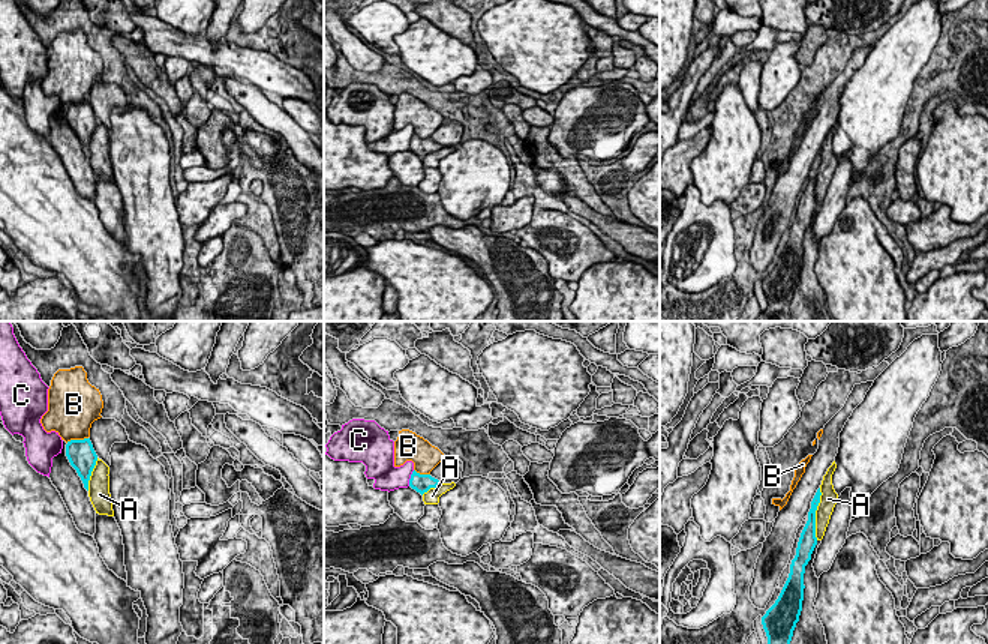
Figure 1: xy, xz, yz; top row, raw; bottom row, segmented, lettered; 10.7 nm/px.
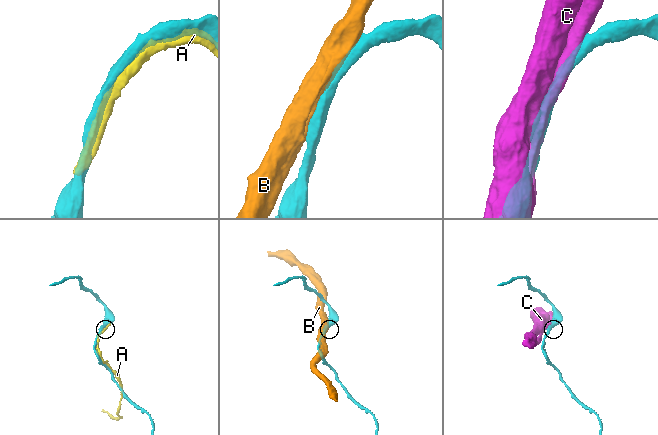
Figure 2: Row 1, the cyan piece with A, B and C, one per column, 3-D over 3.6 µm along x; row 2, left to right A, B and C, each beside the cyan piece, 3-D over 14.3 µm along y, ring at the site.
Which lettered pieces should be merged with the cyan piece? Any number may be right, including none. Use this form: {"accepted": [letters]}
{"accepted": ["A"]}

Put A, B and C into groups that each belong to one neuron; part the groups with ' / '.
A / B / C

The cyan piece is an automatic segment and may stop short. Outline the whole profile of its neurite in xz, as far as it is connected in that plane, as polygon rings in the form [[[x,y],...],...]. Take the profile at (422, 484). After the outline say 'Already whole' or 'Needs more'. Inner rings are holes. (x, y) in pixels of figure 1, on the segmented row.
[[[414,470],[409,479],[409,486],[423,495],[424,504],[438,504],[439,497],[453,489],[456,483],[442,483],[430,474],[420,474]]]. Needs more

